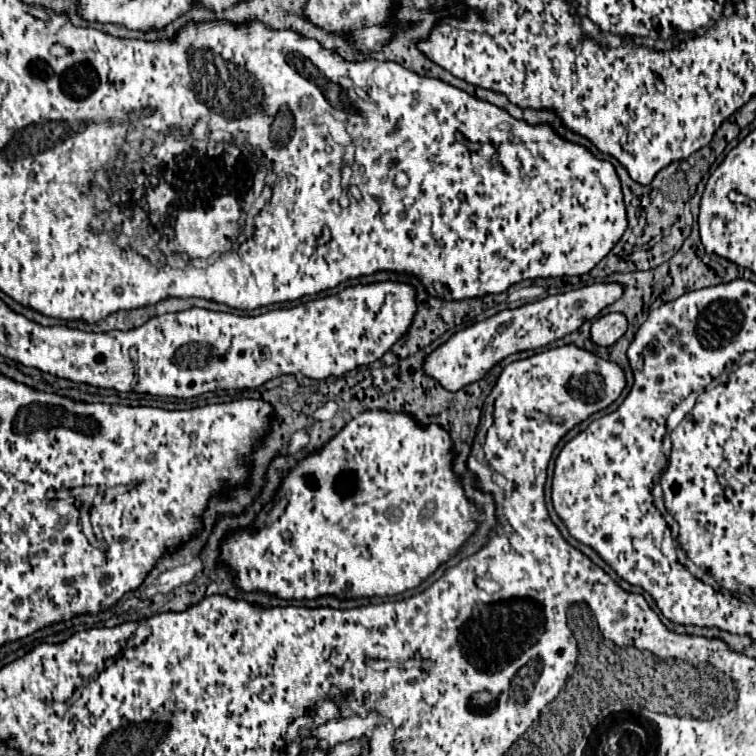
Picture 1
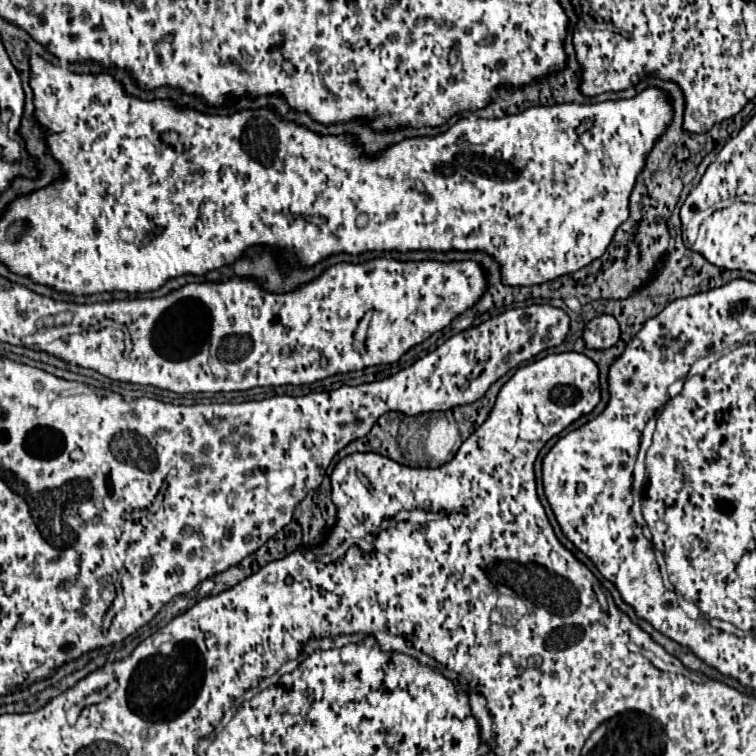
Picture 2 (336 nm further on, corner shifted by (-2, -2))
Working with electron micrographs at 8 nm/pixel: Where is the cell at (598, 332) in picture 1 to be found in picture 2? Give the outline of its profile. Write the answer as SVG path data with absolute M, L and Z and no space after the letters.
M599 315L583 329L587 349L609 349L619 341L619 323L613 315Z

